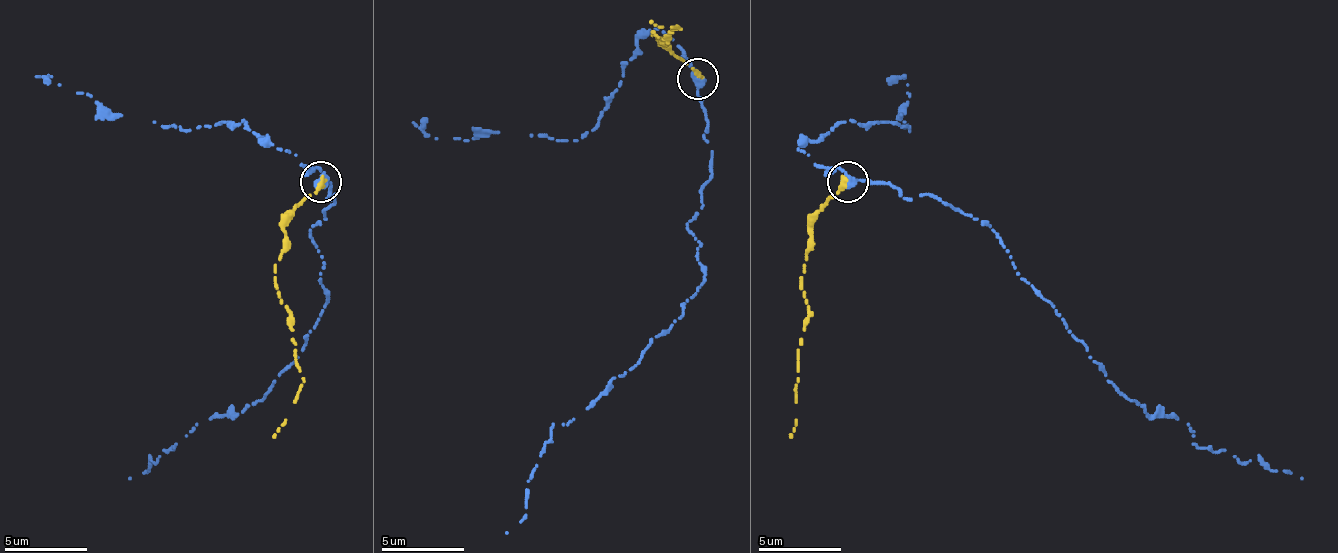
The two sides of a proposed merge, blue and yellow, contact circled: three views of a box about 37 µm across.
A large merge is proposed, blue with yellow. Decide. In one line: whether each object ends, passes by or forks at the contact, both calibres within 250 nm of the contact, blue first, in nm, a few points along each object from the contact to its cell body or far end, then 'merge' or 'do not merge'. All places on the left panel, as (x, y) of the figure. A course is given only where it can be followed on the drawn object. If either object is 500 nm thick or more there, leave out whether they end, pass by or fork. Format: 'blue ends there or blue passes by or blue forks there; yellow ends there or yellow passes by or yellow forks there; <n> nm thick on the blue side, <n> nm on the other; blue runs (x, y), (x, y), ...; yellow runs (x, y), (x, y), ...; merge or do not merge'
blue passes by; yellow ends there; 400 nm thick on the blue side, 360 nm on the other; blue runs (319, 181), (336, 201), (311, 230), (327, 304), (299, 358), (261, 399), (195, 424), (129, 478); yellow runs (319, 181), (290, 214), (286, 251), (274, 263), (303, 383), (274, 437); do not merge

